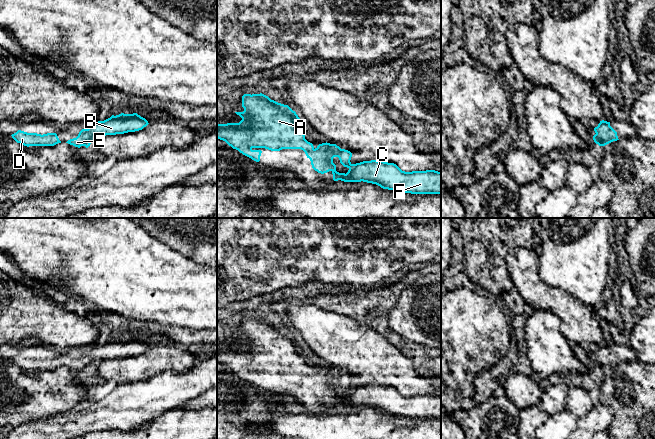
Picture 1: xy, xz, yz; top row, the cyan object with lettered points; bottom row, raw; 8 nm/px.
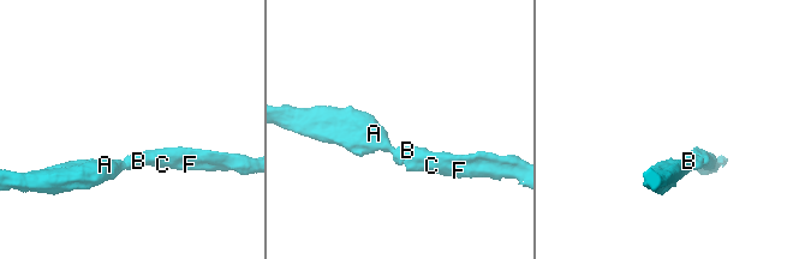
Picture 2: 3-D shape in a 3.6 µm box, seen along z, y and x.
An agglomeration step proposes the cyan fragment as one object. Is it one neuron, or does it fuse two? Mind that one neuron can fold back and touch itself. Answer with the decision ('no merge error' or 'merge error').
no merge error

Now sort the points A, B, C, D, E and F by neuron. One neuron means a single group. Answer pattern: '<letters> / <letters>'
A B C D E F

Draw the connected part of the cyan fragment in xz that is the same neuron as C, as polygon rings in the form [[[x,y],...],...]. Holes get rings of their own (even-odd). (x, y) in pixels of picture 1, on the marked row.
[[[260,93],[244,94],[242,107],[243,112],[235,112],[242,118],[239,123],[217,124],[217,138],[256,162],[260,161],[261,148],[301,149],[315,171],[321,174],[331,171],[334,181],[363,181],[395,192],[441,195],[441,172],[405,172],[394,163],[377,160],[352,164],[350,151],[327,142],[315,148],[308,142],[300,118],[288,105]],[[334,157],[349,169],[346,174],[336,171]]]

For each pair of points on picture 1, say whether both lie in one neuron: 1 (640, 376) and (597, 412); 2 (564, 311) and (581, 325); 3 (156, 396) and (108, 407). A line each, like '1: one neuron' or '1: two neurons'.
1: two neurons
2: one neuron
3: one neuron

